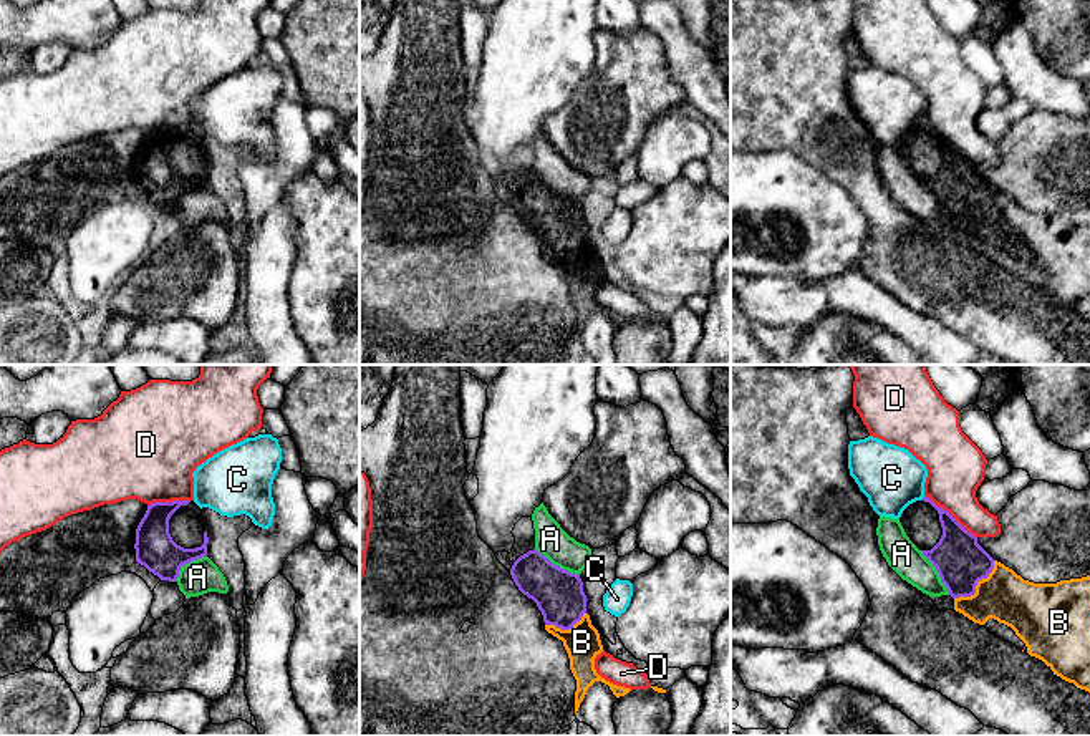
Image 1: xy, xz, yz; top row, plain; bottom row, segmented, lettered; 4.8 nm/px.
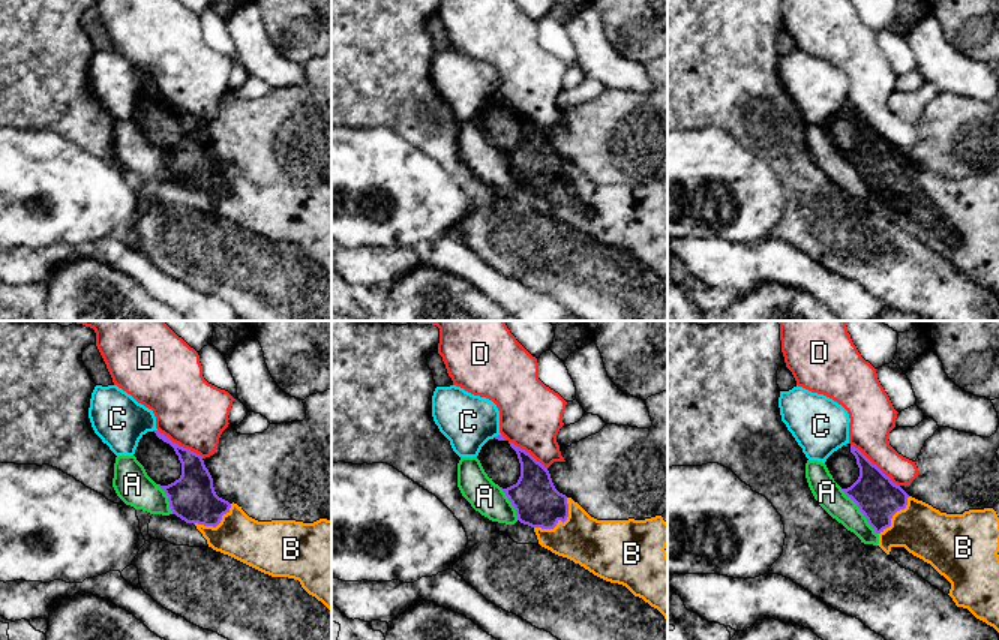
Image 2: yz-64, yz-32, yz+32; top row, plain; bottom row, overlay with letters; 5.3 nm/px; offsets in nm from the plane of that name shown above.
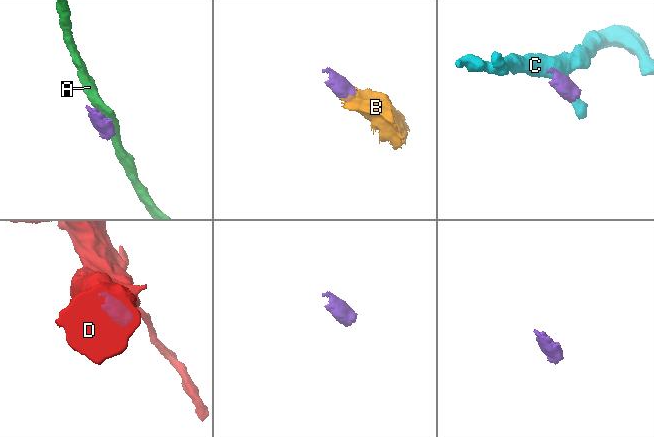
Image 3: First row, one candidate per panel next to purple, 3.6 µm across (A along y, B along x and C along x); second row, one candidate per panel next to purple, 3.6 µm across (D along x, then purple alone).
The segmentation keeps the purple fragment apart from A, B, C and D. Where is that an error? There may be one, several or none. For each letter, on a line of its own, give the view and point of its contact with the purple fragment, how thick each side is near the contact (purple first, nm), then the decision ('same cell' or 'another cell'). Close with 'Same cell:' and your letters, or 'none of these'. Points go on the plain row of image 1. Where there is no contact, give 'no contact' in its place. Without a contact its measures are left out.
A: xz (555, 194) | 240/160 nm | another cell
B: yz (976, 213) | 240/240 nm | same cell
C: yz (923, 126) | 130/300 nm | another cell
D: yz (950, 143) | 240/280 nm | another cell
Same cell: B

